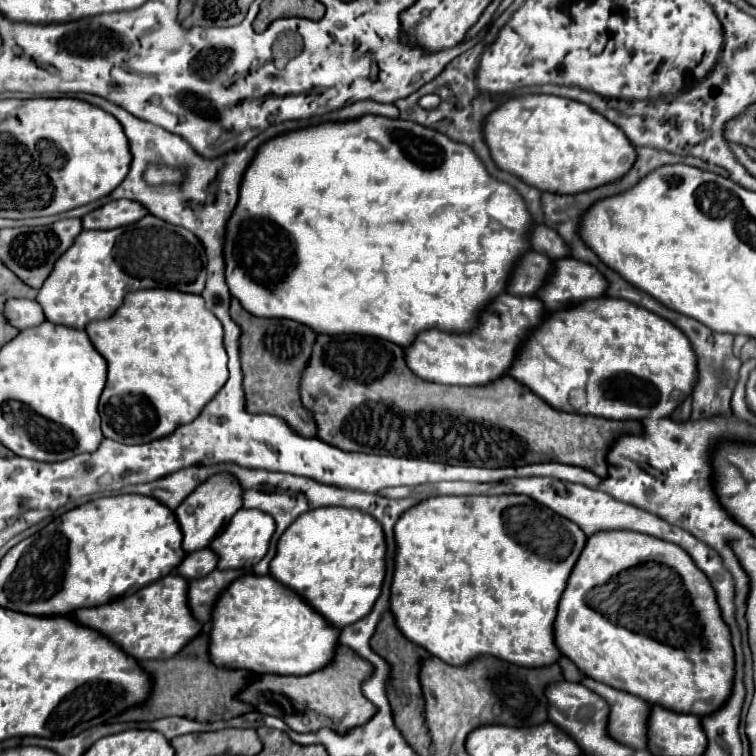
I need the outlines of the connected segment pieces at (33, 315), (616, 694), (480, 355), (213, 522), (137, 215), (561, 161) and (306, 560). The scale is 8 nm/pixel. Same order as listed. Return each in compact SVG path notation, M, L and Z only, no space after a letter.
M13 298L5 302L5 318L19 330L33 328L45 322L41 306L35 300L23 300L23 298Z
M583 678L581 684L597 692L601 698L609 704L609 720L607 720L607 732L613 740L619 744L625 744L633 750L645 750L647 748L647 716L649 716L649 704L629 692L621 692L617 688L611 688L607 684L601 684L591 678Z
M503 292L481 312L479 326L467 334L425 330L409 348L403 348L409 370L423 380L455 386L483 386L507 374L523 338L541 322L543 304L533 296L513 296Z
M217 474L203 482L197 492L187 496L179 508L175 510L177 522L183 532L183 550L185 552L195 552L201 548L207 548L211 540L223 530L223 526L231 520L231 516L241 508L241 486L237 480L229 474Z
M113 200L81 218L83 230L111 230L141 220L147 214L141 204L133 200Z
M513 96L483 120L483 140L497 168L519 176L541 192L575 194L623 176L635 162L635 148L607 118L581 102L547 96Z
M317 508L305 512L293 522L293 528L281 536L277 542L277 554L269 562L269 574L299 594L317 614L321 614L333 628L343 628L367 616L381 594L381 584L385 576L385 540L383 528L373 520L373 516L363 514L353 508Z

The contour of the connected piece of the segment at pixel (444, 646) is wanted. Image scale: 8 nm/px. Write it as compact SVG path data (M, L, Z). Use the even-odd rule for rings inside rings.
M499 494L499 496L433 496L427 500L421 500L409 512L403 512L395 524L395 572L393 572L393 584L391 584L391 612L395 616L397 628L403 632L405 638L413 640L421 648L425 648L429 654L441 658L447 664L461 666L467 664L473 656L481 654L491 654L497 658L503 658L513 664L521 666L543 666L543 664L553 664L561 658L561 652L555 646L553 640L553 620L557 614L557 604L559 598L567 586L569 574L585 546L585 534L581 528L555 514L547 506L531 500L529 496L523 494Z

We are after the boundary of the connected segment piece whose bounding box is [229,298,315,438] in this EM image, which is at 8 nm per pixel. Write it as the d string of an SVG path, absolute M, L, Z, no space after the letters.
M231 298L229 314L241 328L241 368L245 376L243 392L247 410L253 414L277 416L285 420L299 436L315 436L313 414L299 402L299 378L307 366L307 360L311 358L315 332L293 320L257 318L243 310L237 298Z

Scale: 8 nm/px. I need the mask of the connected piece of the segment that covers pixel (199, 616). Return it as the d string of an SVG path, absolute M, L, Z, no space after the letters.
M213 570L205 578L191 580L187 584L187 600L193 616L201 623L211 620L213 605L223 588L227 588L235 578L247 572L239 570Z

